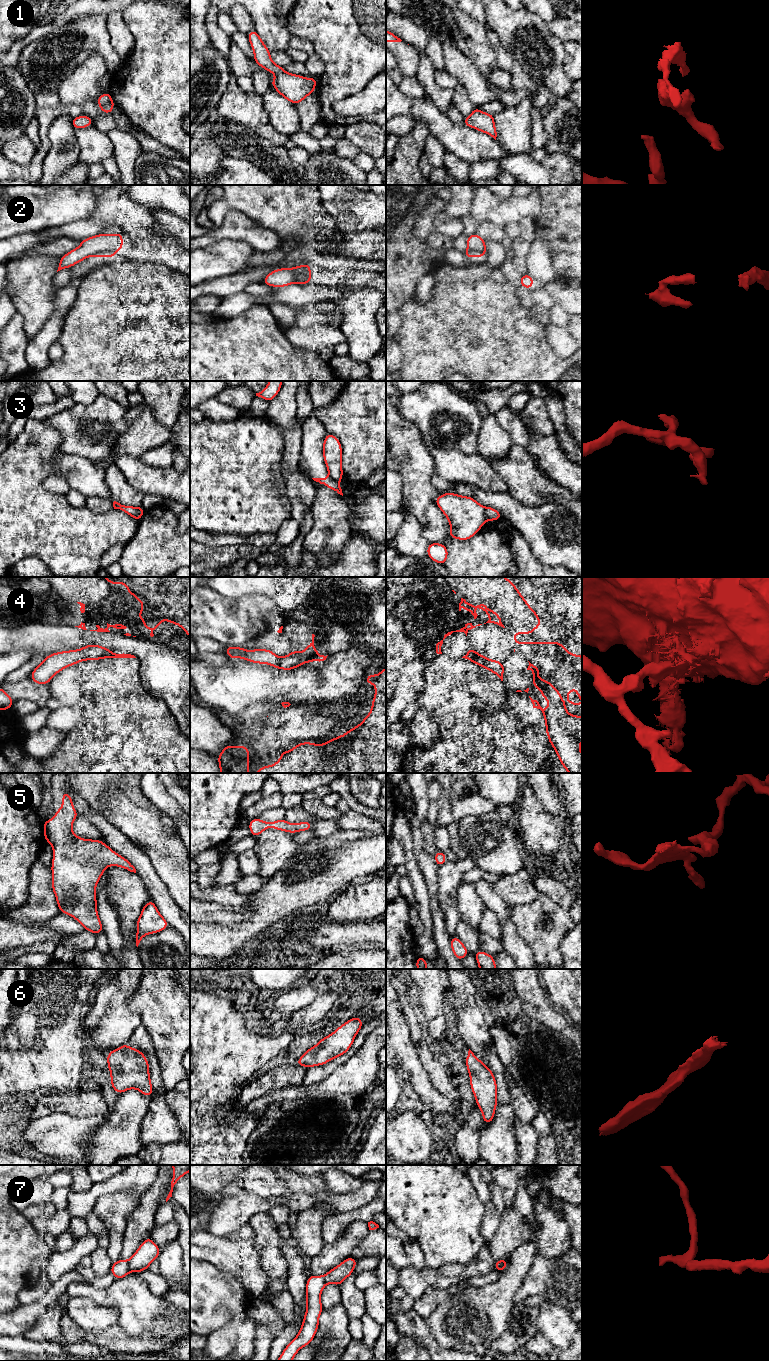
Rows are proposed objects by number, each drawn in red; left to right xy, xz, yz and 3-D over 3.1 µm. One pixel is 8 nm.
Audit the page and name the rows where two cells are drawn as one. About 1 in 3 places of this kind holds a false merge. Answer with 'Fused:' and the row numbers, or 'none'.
Fused: 2, 3, 4, 7

